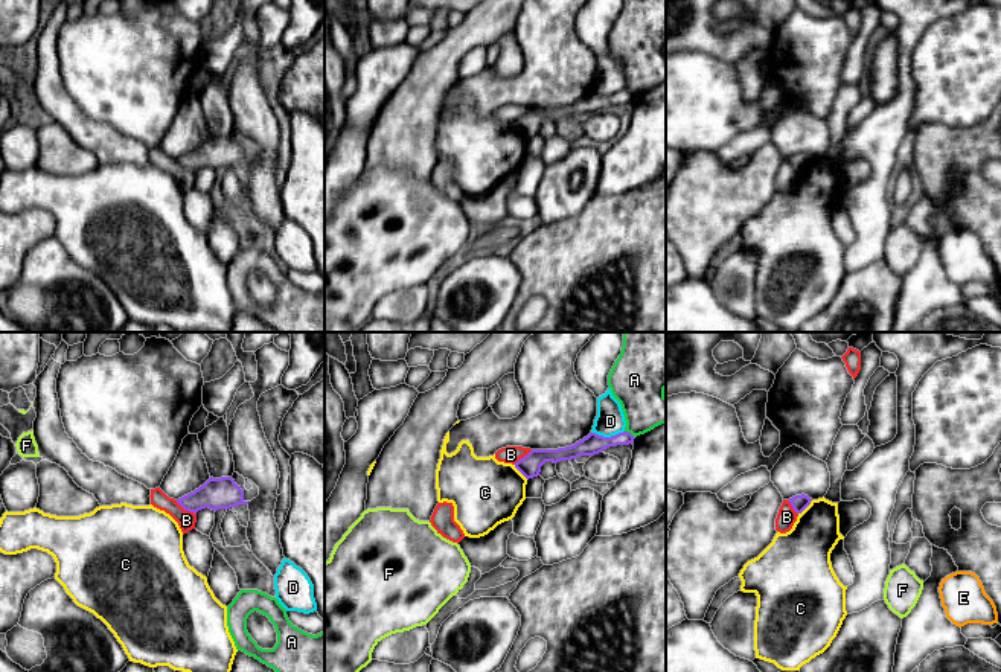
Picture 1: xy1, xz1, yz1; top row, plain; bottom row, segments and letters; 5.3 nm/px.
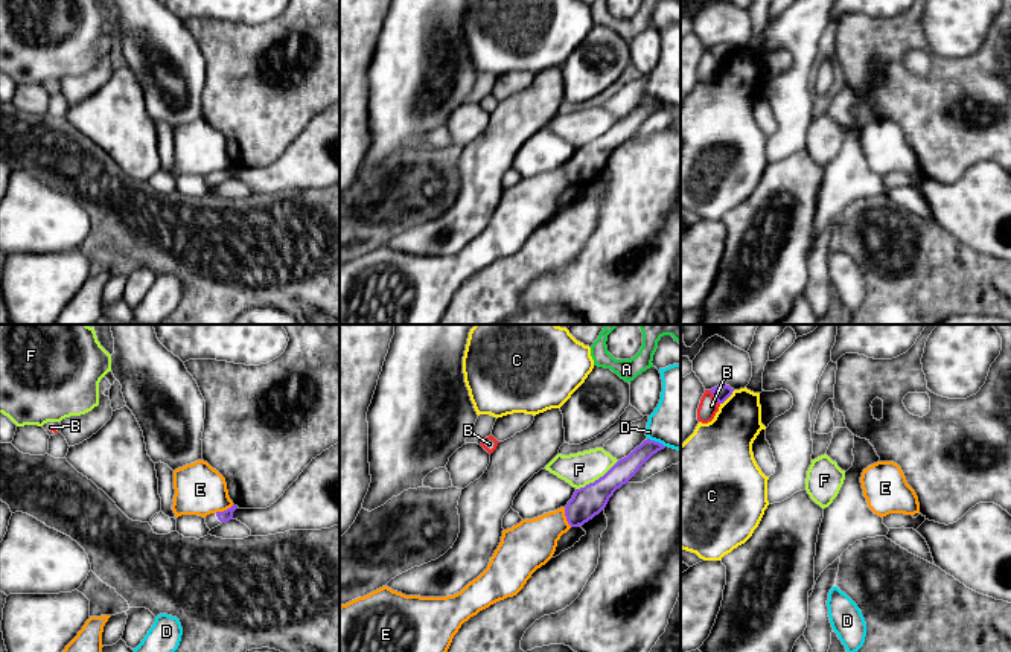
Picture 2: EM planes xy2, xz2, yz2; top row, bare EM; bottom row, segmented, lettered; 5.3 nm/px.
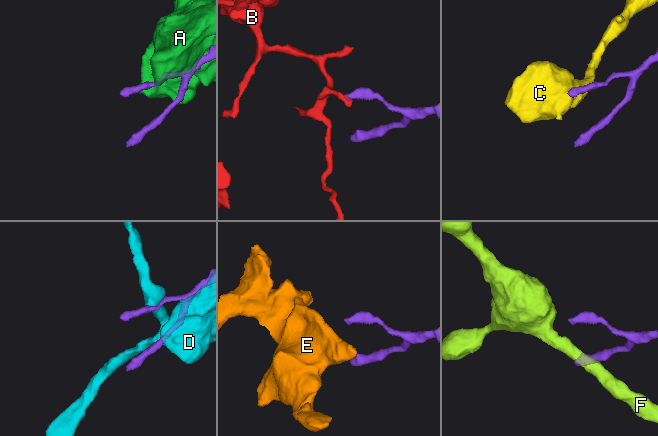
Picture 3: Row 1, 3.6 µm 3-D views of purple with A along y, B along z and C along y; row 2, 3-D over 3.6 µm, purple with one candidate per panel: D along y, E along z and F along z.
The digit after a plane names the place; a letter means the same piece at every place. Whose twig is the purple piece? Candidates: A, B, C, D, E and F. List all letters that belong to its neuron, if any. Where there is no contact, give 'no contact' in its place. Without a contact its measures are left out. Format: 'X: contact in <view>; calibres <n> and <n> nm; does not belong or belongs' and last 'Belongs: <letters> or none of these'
A: contact in xz1; calibres 110 and 260 nm; does not belong
B: contact in xy1; calibres 160 and 100 nm; does not belong
C: contact in xz1; calibres 110 and 360 nm; does not belong
D: contact in xz1; calibres 110 and 160 nm; does not belong
E: contact in xz2; calibres 160 and 260 nm; does not belong
F: contact in xz2; calibres 160 and 180 nm; does not belong
Belongs: none of these

